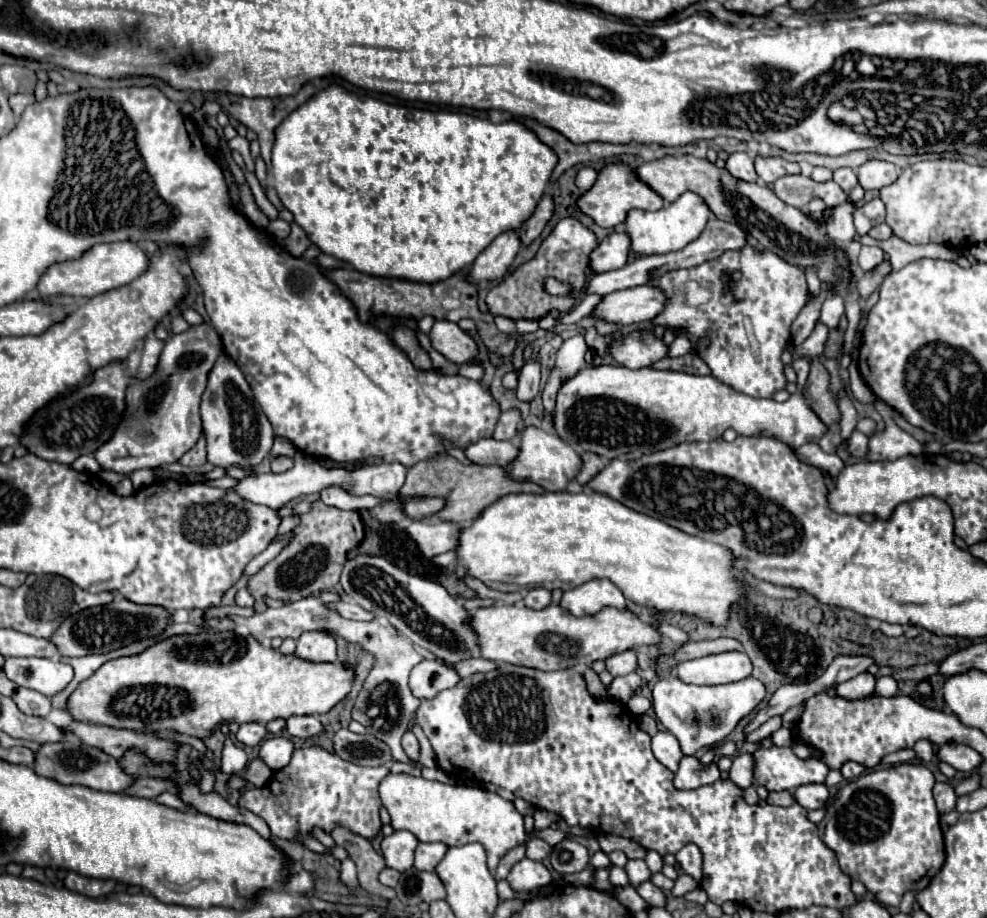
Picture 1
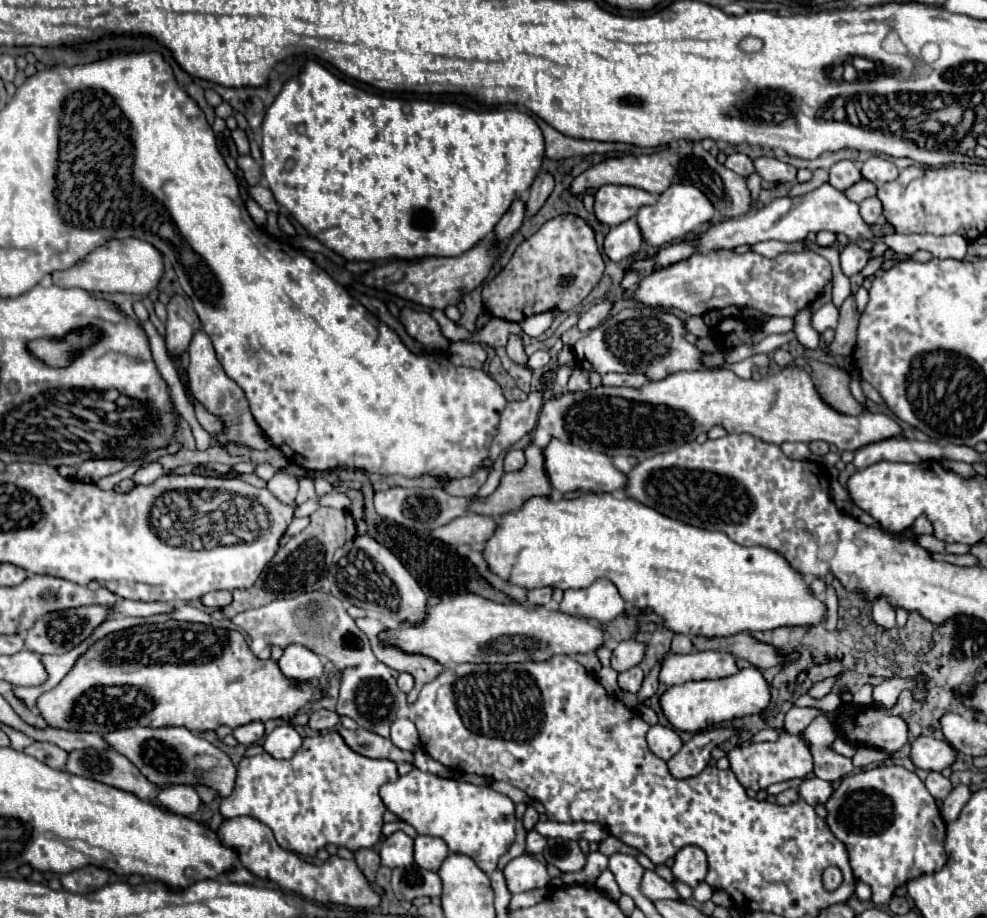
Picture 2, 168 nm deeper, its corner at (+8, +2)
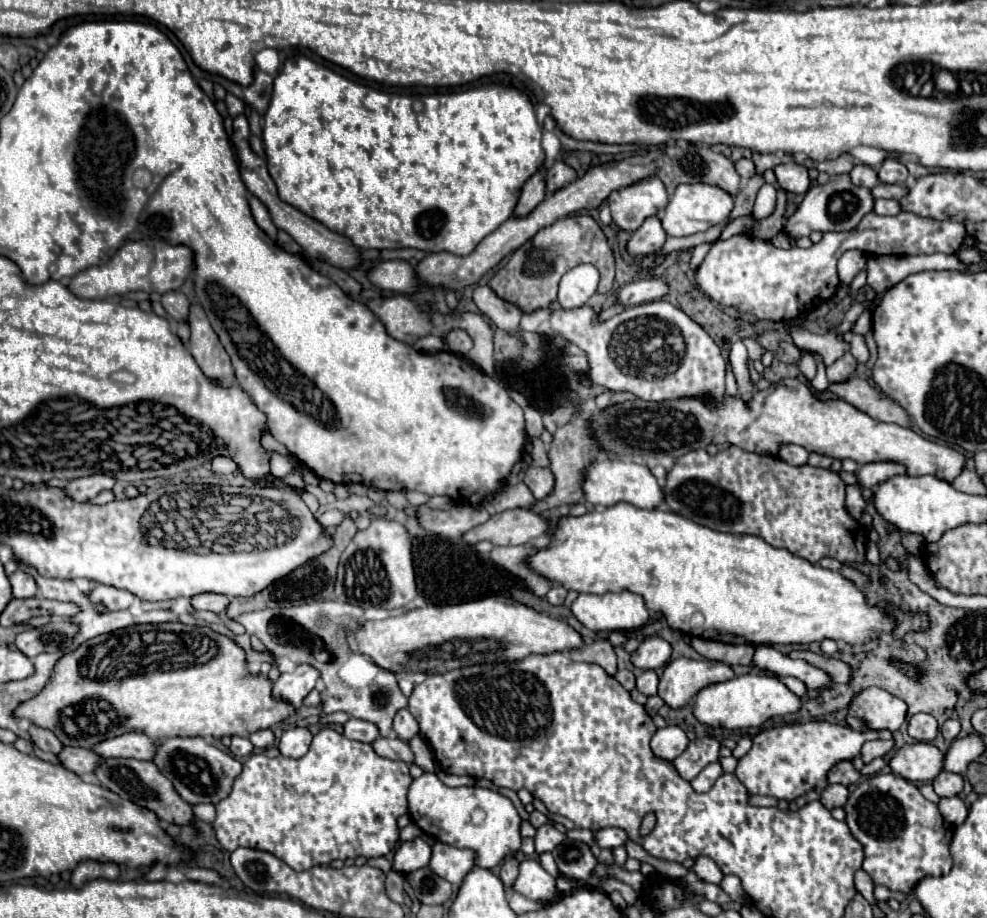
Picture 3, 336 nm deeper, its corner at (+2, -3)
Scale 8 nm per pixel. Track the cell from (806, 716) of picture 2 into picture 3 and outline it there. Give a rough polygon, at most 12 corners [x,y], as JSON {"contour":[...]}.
{"contour":[[879,687],[851,699],[849,715],[869,729],[903,725],[903,701]]}

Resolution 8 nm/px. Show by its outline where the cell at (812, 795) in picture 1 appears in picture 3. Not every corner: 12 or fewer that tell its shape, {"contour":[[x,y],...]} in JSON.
{"contour":[[829,785],[821,793],[827,809],[843,807],[849,797],[845,785]]}

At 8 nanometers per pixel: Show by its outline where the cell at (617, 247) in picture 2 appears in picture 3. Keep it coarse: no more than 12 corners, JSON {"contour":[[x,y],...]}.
{"contour":[[653,215],[631,235],[631,255],[653,255],[667,235]]}

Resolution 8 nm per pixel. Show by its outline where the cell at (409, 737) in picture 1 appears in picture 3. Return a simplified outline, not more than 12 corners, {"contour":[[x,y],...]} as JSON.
{"contour":[[407,709],[397,711],[393,729],[409,741],[419,733],[415,717]]}

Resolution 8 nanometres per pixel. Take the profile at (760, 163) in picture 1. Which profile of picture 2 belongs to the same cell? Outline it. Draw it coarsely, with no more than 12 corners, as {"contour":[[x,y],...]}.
{"contour":[[777,158],[753,160],[767,182],[793,182],[797,168]]}

